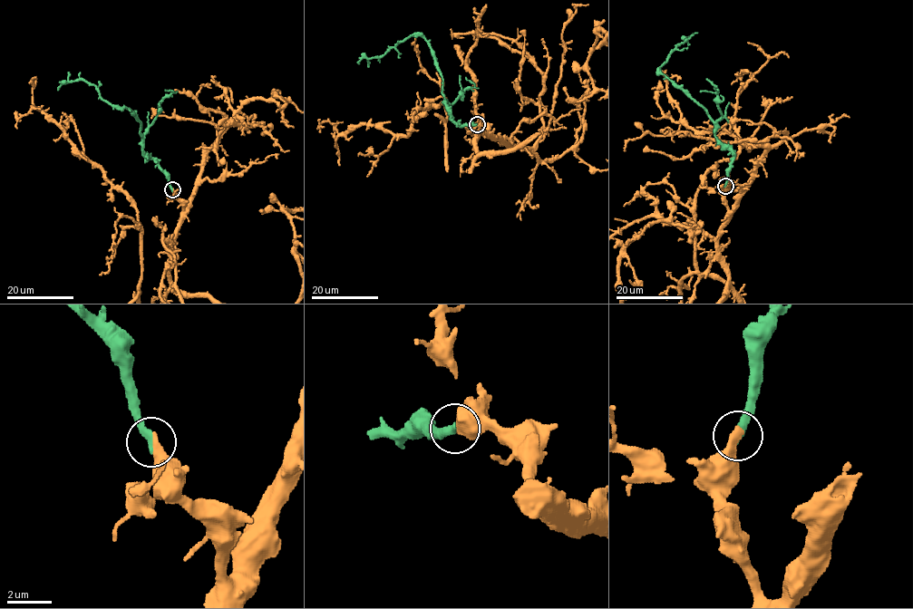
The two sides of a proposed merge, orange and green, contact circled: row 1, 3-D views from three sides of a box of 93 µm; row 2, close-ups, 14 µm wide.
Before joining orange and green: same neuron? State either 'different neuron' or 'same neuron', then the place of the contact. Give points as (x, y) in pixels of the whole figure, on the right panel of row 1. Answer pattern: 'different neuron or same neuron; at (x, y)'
same neuron; at (725, 186)

